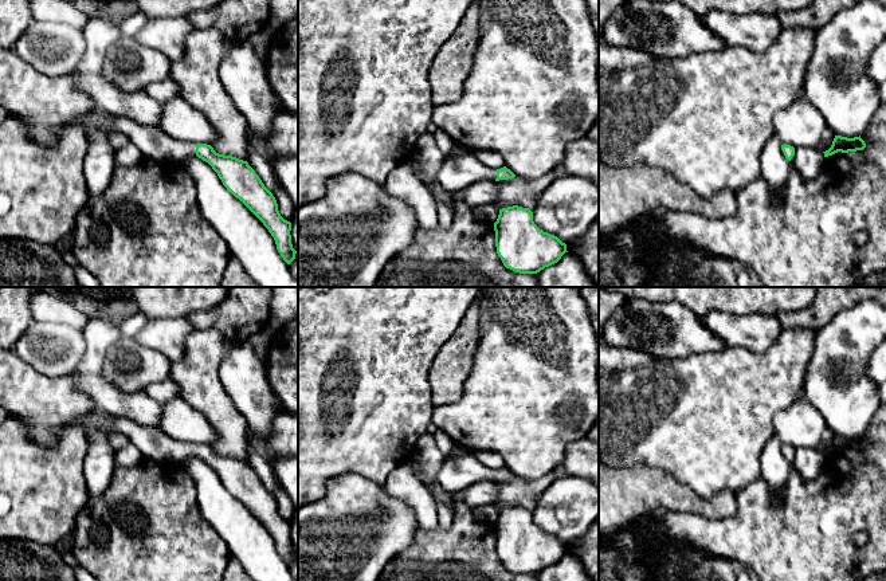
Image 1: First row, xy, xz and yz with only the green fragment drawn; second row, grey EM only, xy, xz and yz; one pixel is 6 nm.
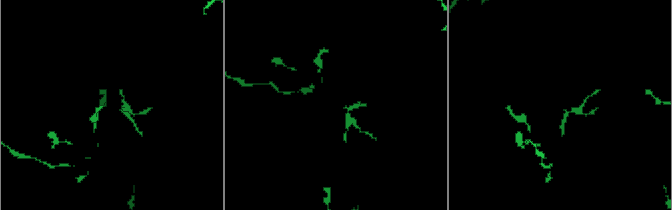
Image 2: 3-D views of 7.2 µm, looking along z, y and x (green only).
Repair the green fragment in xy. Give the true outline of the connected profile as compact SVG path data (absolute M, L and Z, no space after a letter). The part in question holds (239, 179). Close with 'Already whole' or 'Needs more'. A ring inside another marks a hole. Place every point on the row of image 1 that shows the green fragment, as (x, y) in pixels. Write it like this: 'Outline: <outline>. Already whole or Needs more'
Outline: M98 109L81 115L78 122L124 133L141 150L144 160L181 162L184 158L196 154L212 166L227 191L263 223L274 237L283 260L290 264L295 259L297 251L293 248L290 235L291 223L281 216L275 197L247 161L219 154L211 145L181 141L161 127L142 125Z. Needs more

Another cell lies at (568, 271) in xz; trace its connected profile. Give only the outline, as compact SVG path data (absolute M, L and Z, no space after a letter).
M565 252L561 259L537 272L538 287L596 287L580 259Z

